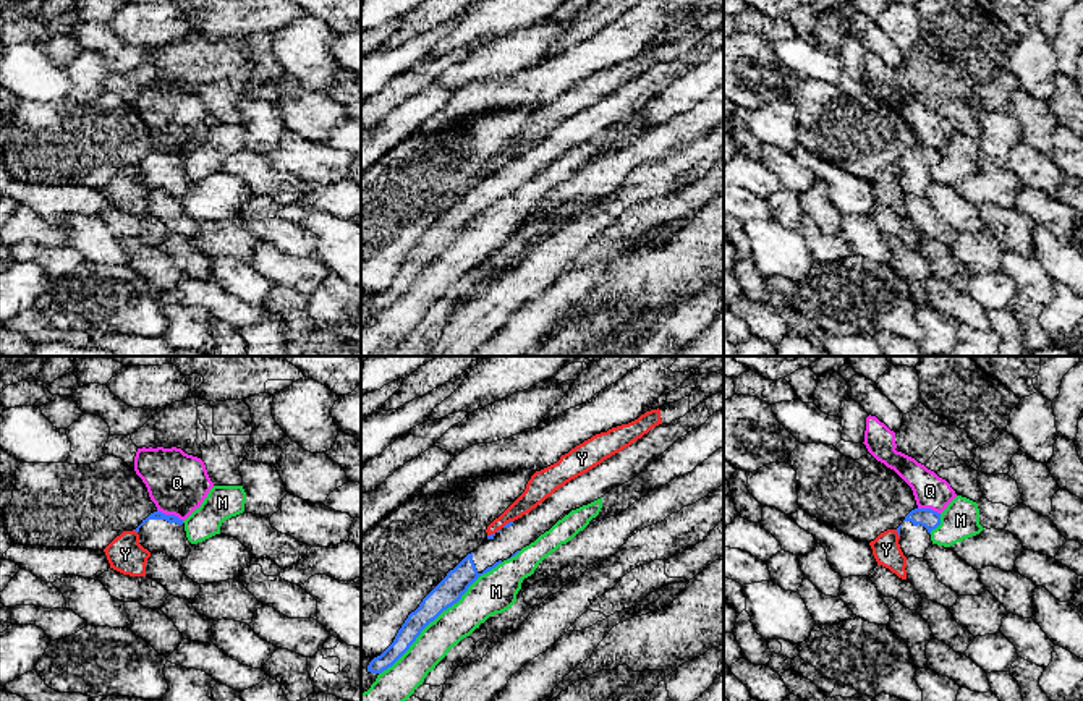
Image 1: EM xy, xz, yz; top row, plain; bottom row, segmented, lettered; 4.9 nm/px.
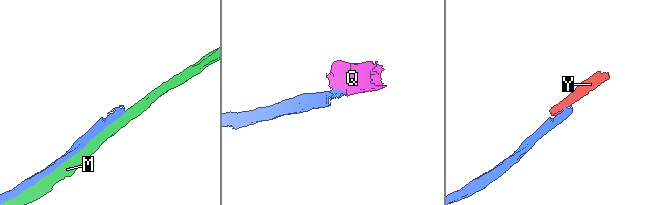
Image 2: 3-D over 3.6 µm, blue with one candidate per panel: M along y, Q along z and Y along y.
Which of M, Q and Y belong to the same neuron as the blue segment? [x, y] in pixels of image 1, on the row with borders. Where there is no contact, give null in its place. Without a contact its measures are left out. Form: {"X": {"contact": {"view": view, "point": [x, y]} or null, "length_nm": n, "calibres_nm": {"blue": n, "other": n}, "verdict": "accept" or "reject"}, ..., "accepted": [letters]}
{"M": {"contact": {"view": "xz", "point": [439, 614]}, "length_nm": 850, "calibres_nm": {"blue": 140, "other": 190}, "verdict": "reject"}, "Q": {"contact": {"view": "xy", "point": [170, 515]}, "length_nm": 150, "calibres_nm": {"blue": 50, "other": 300}, "verdict": "reject"}, "Y": {"contact": {"view": "xz", "point": [492, 535]}, "length_nm": 80, "calibres_nm": {"blue": 20, "other": 90}, "verdict": "reject"}, "accepted": []}

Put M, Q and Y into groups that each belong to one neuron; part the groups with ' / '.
M / Q / Y

